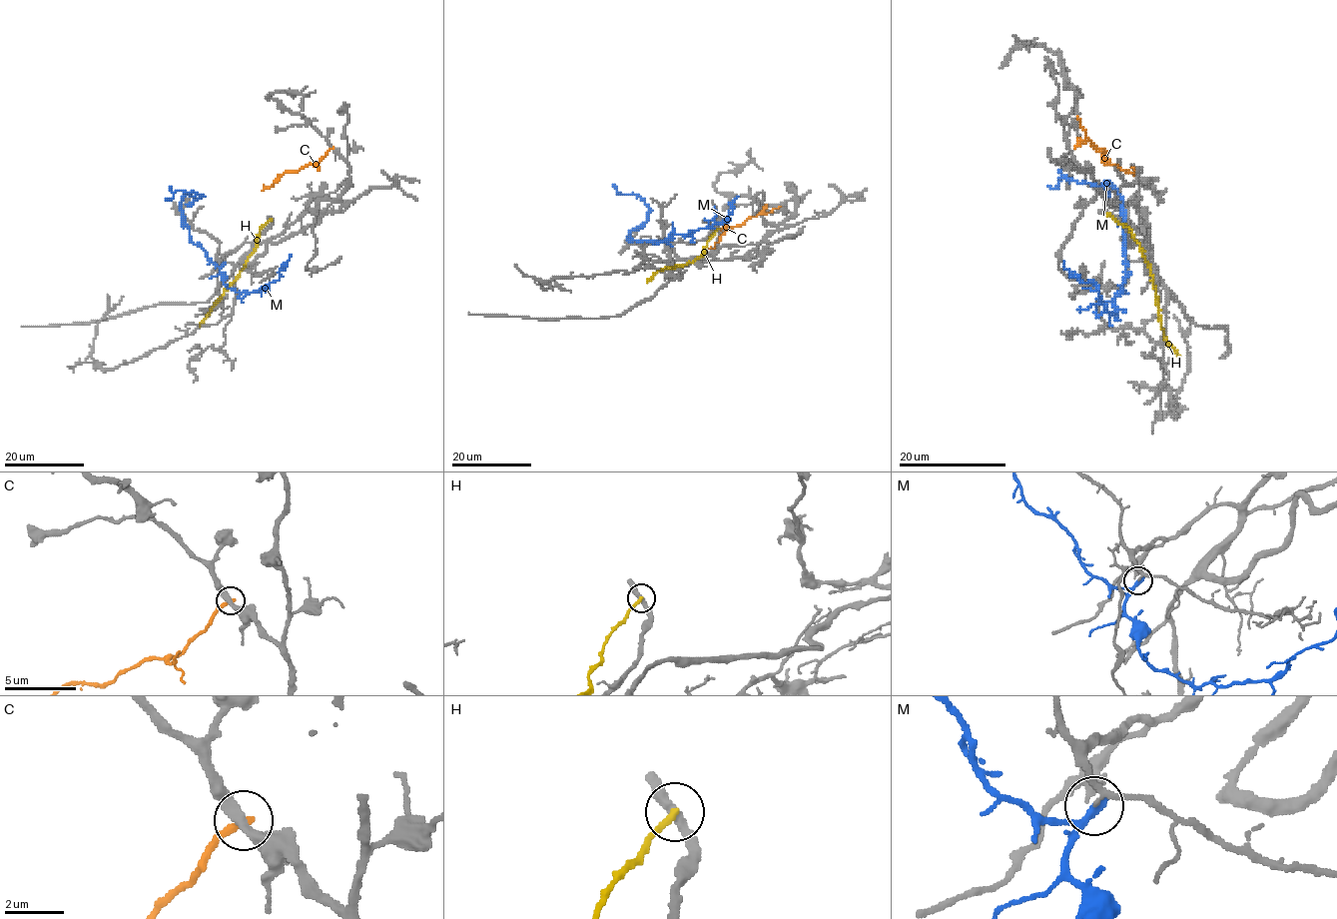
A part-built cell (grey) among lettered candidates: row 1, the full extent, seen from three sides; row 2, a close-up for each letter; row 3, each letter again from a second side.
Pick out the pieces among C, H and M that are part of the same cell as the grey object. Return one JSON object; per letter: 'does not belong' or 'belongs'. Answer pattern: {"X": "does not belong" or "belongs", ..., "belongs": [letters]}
{"C": "does not belong", "H": "does not belong", "M": "does not belong", "belongs": []}

